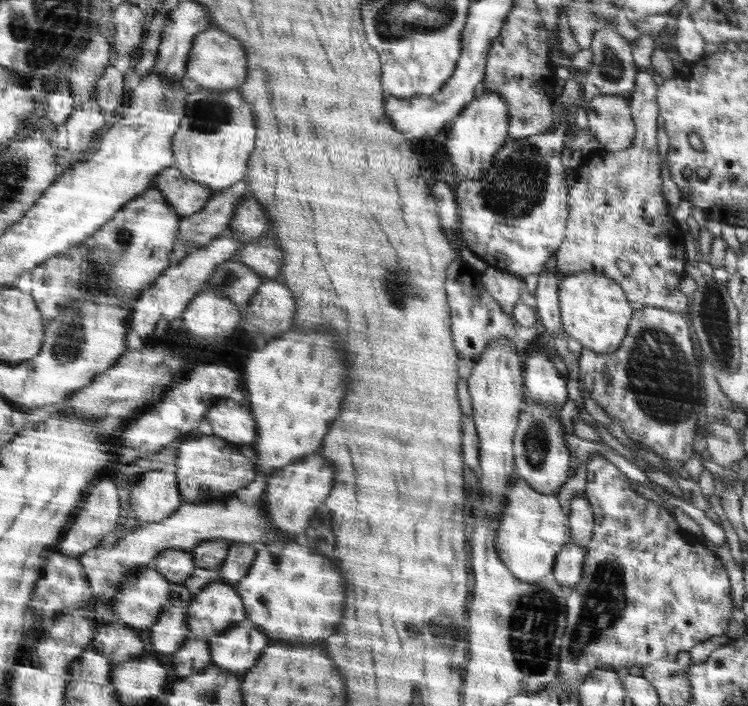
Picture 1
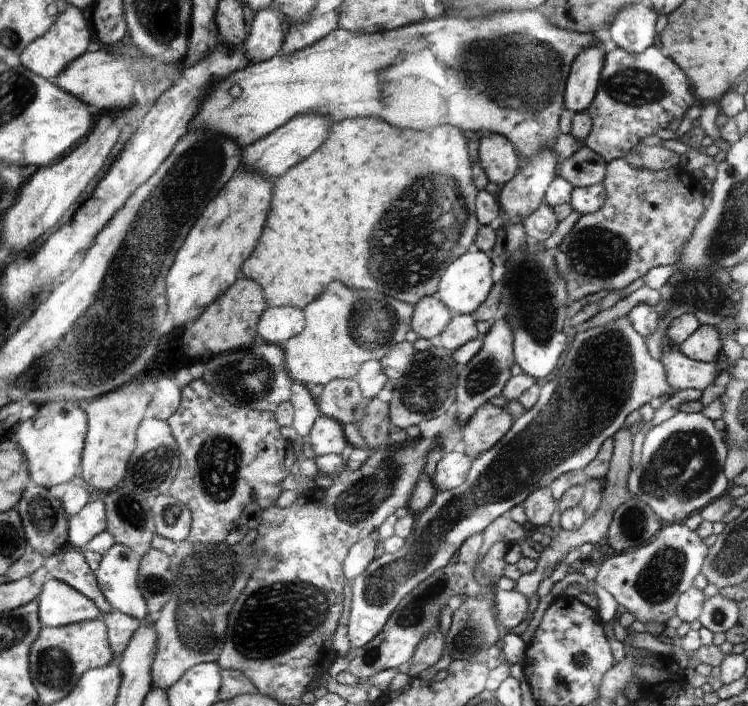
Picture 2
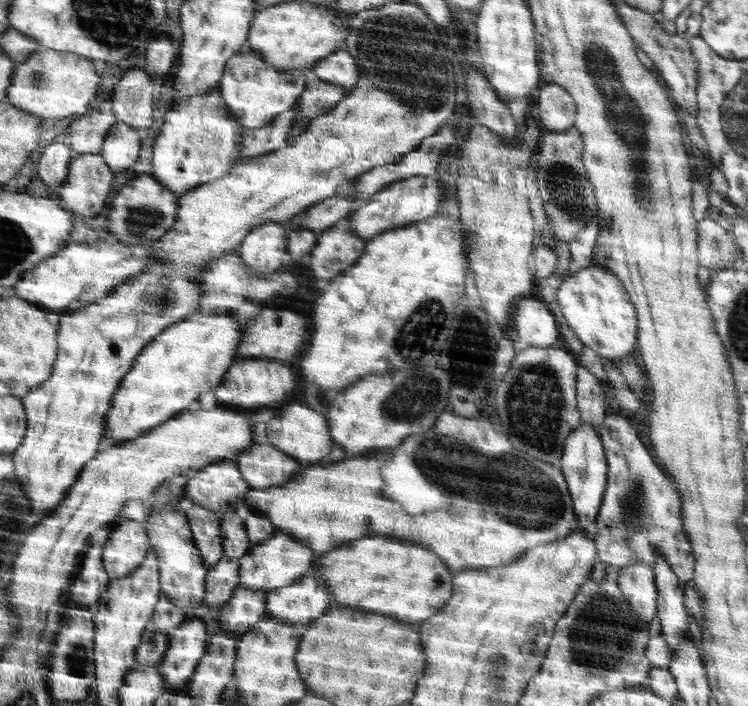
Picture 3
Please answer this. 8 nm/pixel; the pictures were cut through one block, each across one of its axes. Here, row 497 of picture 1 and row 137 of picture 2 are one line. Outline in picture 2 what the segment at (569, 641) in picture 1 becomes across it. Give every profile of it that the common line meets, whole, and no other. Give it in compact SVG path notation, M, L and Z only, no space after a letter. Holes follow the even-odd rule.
M658 45L639 53L617 47L605 55L601 86L587 108L593 125L585 145L600 154L606 163L622 159L642 139L666 130L674 119L684 118L692 104L694 96L688 77L670 57L658 50Z

